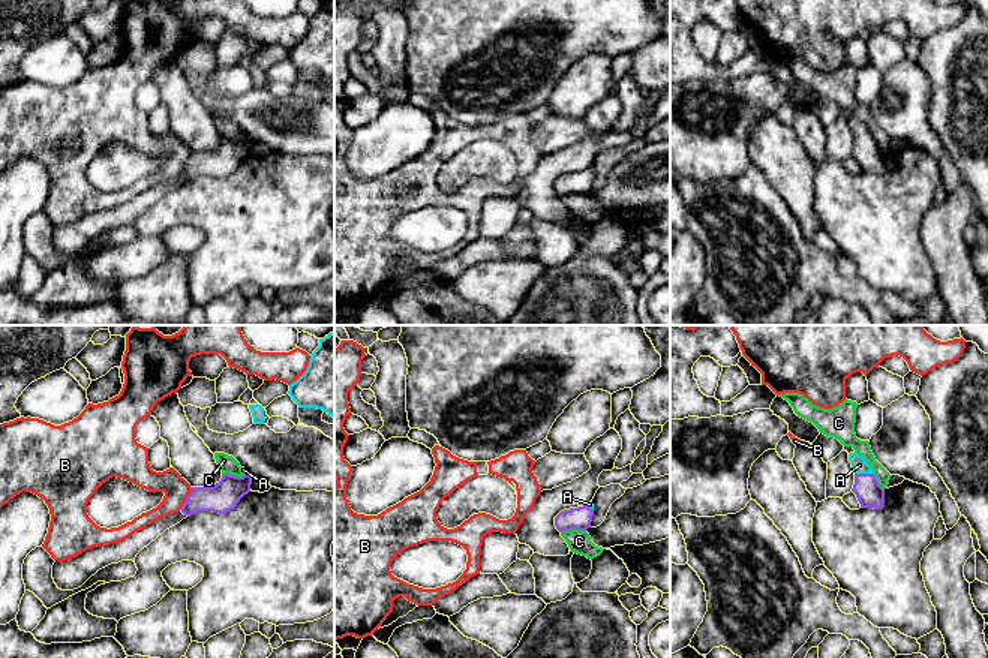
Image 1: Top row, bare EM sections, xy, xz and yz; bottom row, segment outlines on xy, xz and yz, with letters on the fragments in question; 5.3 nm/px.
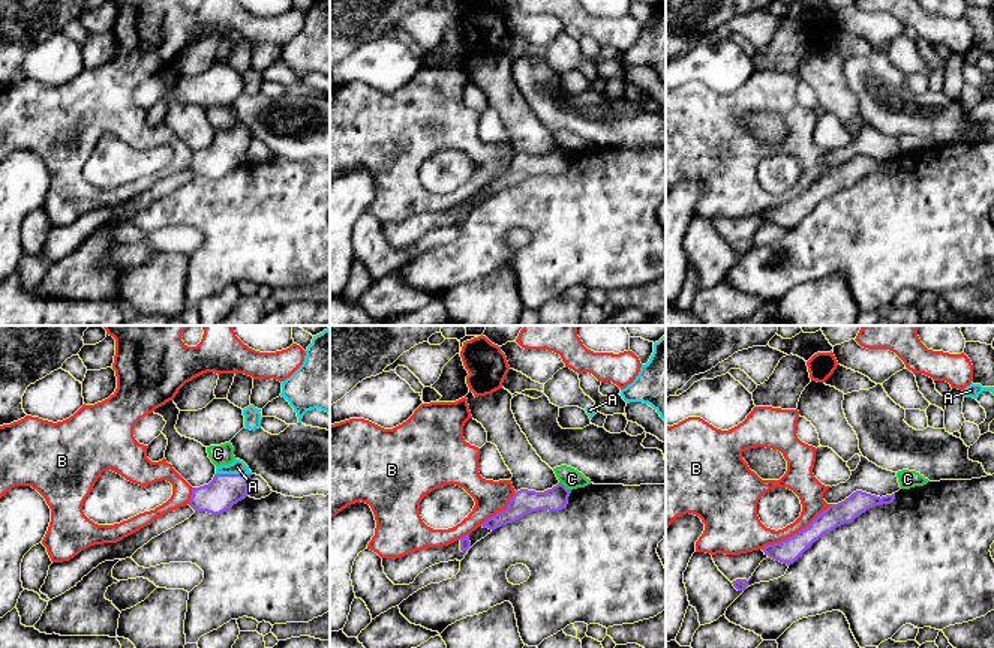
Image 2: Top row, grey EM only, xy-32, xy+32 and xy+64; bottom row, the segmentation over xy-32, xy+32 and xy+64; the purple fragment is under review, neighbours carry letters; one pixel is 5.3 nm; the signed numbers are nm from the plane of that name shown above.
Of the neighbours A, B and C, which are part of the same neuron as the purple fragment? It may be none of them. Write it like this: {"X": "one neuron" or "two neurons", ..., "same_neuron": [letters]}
{"A": "one neuron", "B": "two neurons", "C": "two neurons", "same_neuron": ["A"]}

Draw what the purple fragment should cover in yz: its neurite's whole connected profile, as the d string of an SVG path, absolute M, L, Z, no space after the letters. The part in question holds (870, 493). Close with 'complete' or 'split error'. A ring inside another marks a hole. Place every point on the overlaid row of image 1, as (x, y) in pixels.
M856 453L849 454L849 462L855 472L852 492L856 495L861 508L882 508L885 504L885 489L879 484L868 462Z | split error

